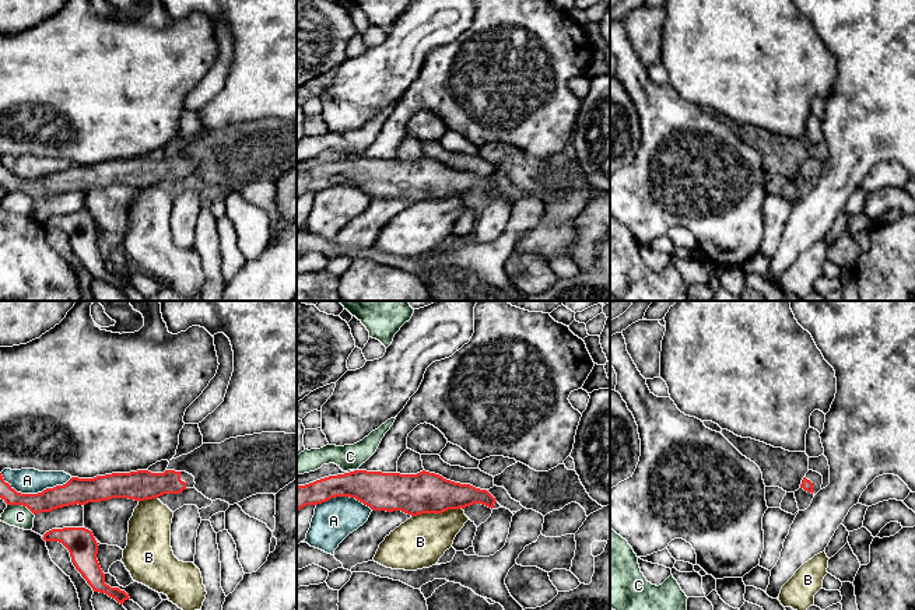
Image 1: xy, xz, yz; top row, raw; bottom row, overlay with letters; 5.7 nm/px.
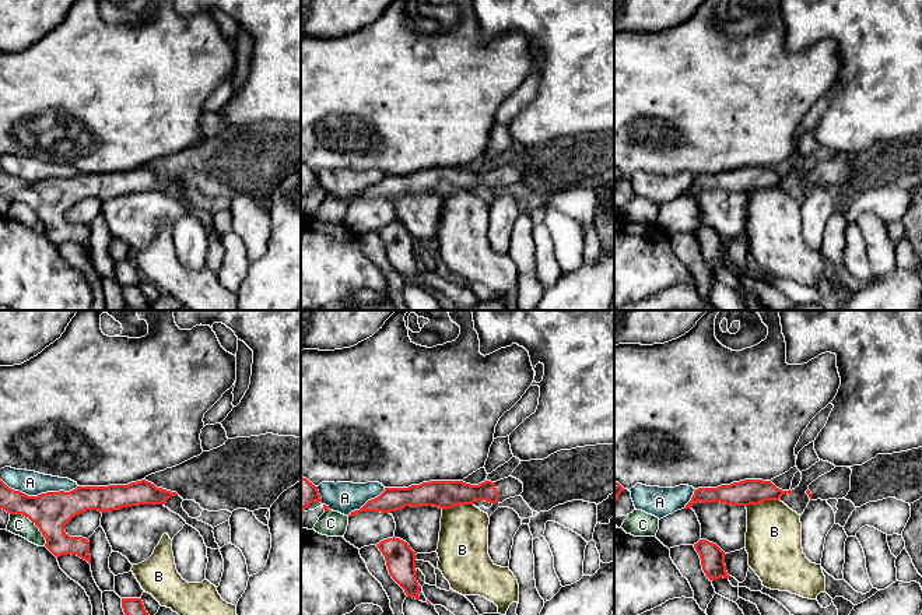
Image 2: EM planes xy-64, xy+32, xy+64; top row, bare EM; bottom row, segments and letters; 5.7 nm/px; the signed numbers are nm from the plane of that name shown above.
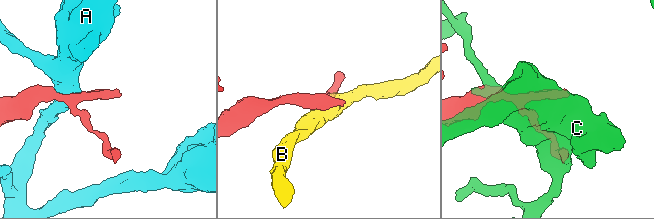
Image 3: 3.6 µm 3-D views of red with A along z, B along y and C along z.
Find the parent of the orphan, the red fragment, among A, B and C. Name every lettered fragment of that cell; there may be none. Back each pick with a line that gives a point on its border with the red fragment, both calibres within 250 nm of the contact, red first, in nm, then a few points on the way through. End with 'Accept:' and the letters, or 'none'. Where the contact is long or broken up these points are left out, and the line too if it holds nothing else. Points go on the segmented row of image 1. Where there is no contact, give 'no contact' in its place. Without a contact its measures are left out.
Accept: none

